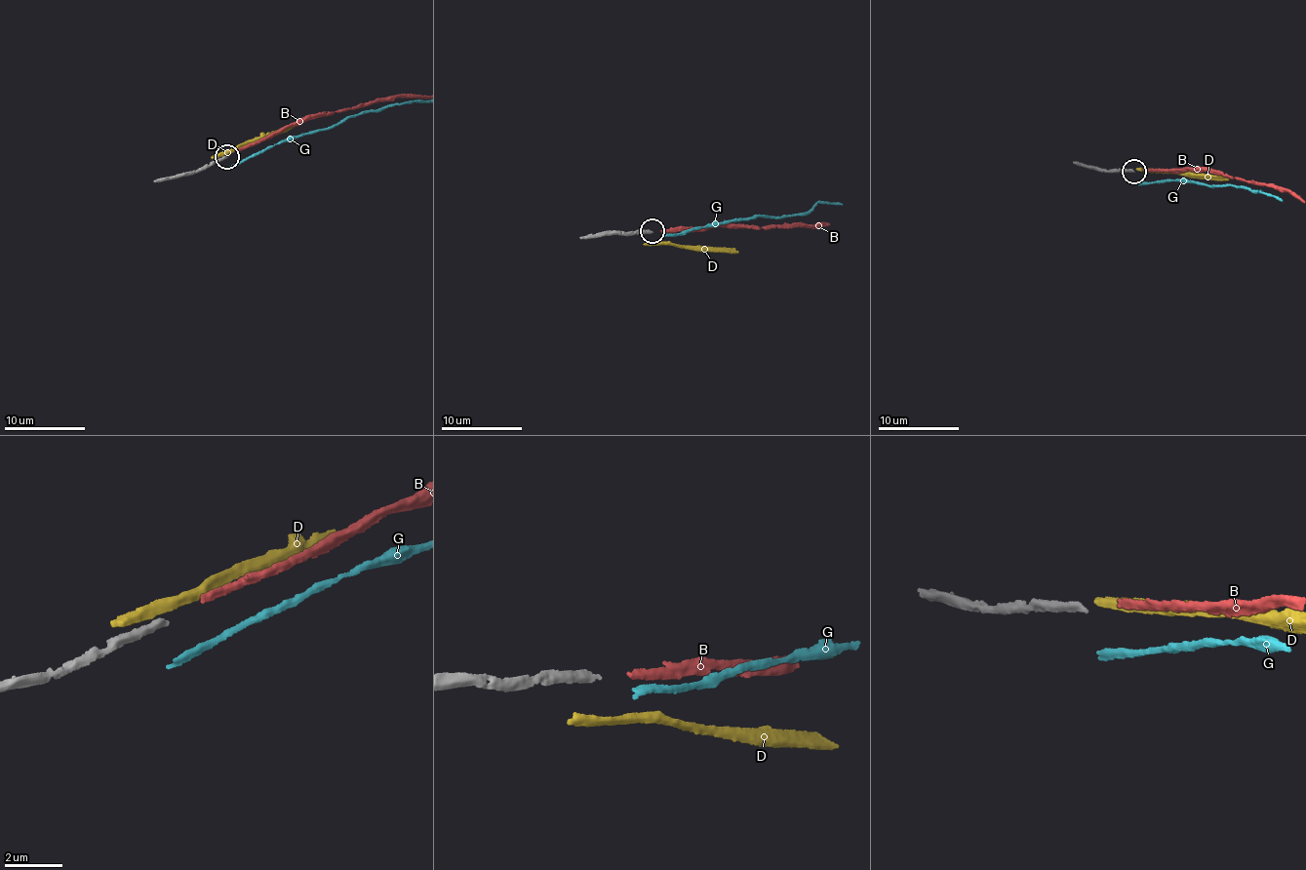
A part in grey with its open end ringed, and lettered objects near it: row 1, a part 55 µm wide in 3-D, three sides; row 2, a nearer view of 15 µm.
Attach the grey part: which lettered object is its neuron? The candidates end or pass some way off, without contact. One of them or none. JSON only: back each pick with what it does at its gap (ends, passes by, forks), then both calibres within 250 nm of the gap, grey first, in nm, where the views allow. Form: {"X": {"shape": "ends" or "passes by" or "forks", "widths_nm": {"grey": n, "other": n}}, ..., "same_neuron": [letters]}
{"B": {"shape": "ends", "widths_nm": {"grey": 280, "other": 240}}, "same_neuron": ["B"]}

